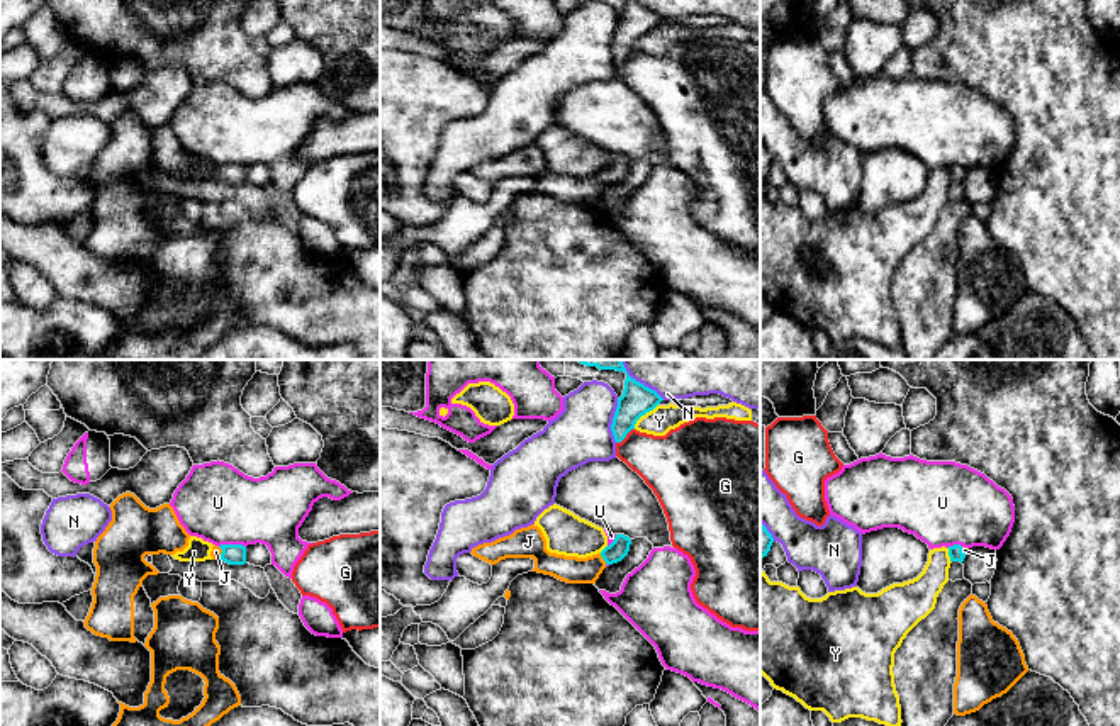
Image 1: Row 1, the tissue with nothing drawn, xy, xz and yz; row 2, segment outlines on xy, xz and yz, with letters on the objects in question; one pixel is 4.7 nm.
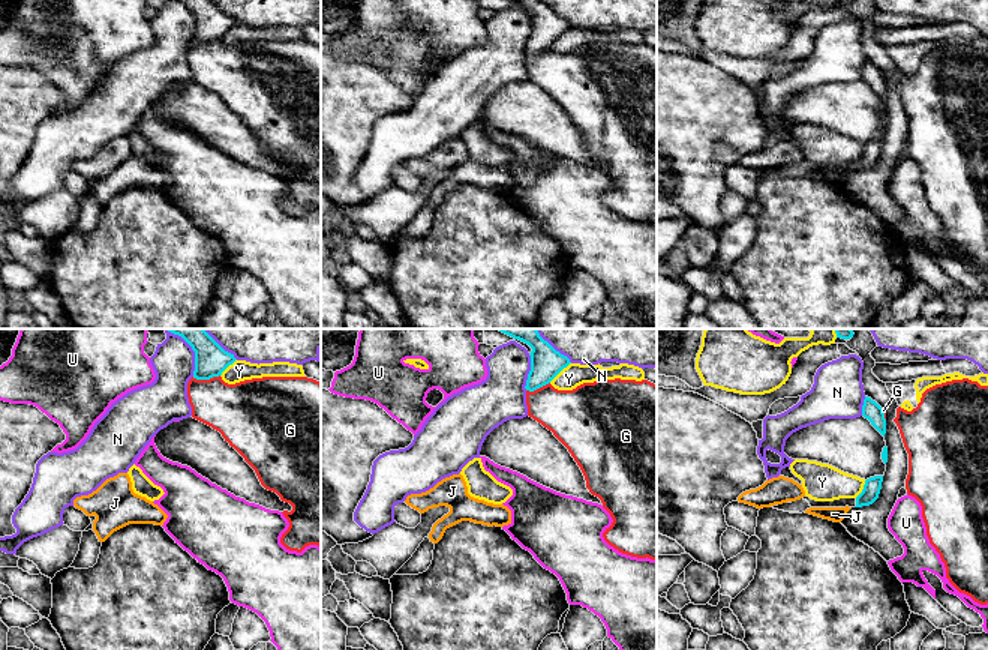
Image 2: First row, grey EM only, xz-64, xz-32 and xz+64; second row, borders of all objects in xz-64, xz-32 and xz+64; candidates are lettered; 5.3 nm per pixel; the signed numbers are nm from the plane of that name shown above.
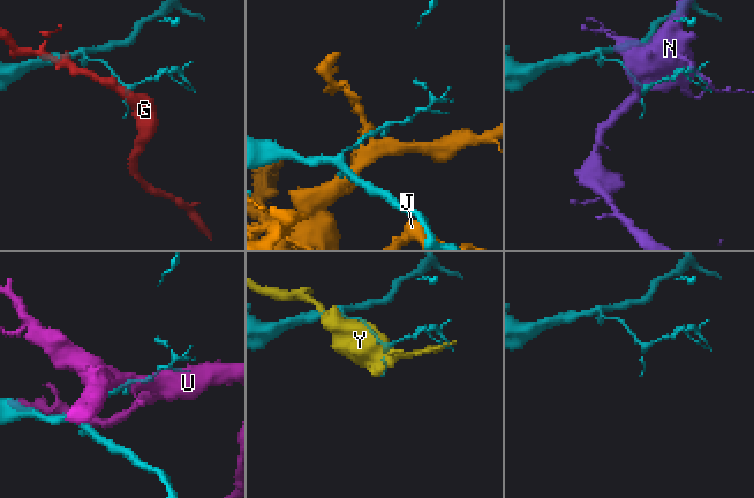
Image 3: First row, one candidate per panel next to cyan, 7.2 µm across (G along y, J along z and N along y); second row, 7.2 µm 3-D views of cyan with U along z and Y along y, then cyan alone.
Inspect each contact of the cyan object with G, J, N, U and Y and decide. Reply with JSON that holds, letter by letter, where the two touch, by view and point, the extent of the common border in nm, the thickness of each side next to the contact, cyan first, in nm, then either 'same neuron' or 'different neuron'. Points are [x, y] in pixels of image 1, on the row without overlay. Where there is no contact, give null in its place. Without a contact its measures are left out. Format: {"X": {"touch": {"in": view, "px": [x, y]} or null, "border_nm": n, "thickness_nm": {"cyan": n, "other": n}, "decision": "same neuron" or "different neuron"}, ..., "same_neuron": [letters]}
{"G": {"touch": {"in": "xz", "px": [625, 56]}, "border_nm": 120, "thickness_nm": {"cyan": 150, "other": 280}, "decision": "different neuron"}, "J": {"touch": {"in": "xz", "px": [603, 178]}, "border_nm": 70, "thickness_nm": {"cyan": 90, "other": 130}, "decision": "different neuron"}, "N": {"touch": {"in": "xz", "px": [613, 41]}, "border_nm": 200, "thickness_nm": {"cyan": 150, "other": 280}, "decision": "different neuron"}, "U": {"touch": {"in": "xy", "px": [231, 165]}, "border_nm": 130, "thickness_nm": {"cyan": 100, "other": 360}, "decision": "different neuron"}, "Y": {"touch": {"in": "xz", "px": [644, 34]}, "border_nm": 170, "thickness_nm": {"cyan": 150, "other": 130}, "decision": "different neuron"}, "same_neuron": []}

